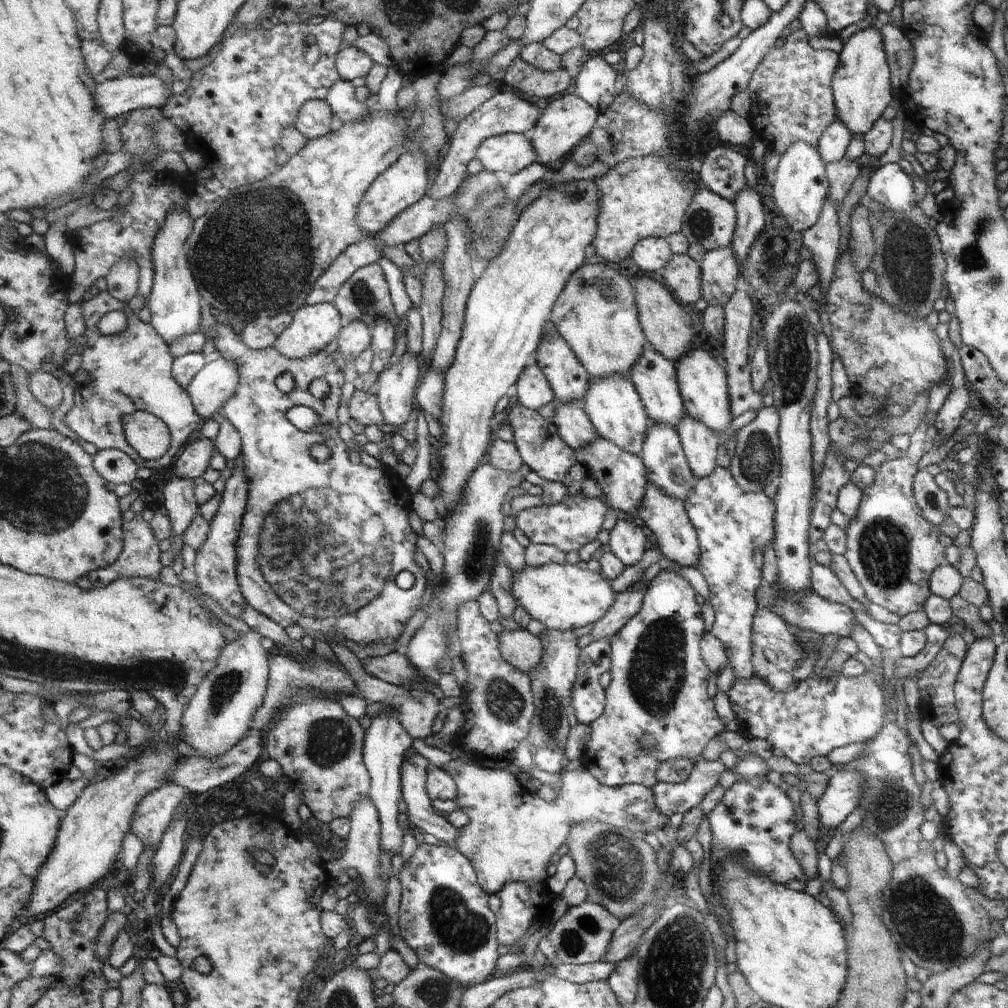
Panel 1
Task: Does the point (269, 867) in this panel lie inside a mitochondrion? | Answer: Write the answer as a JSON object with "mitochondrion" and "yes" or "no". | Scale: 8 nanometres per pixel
{"mitochondrion":"no"}

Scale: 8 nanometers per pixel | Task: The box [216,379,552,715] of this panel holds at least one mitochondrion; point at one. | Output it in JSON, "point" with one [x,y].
{"point":[355,574]}

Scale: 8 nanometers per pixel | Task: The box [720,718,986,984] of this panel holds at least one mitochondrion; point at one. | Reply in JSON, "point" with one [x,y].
{"point":[925,922]}

